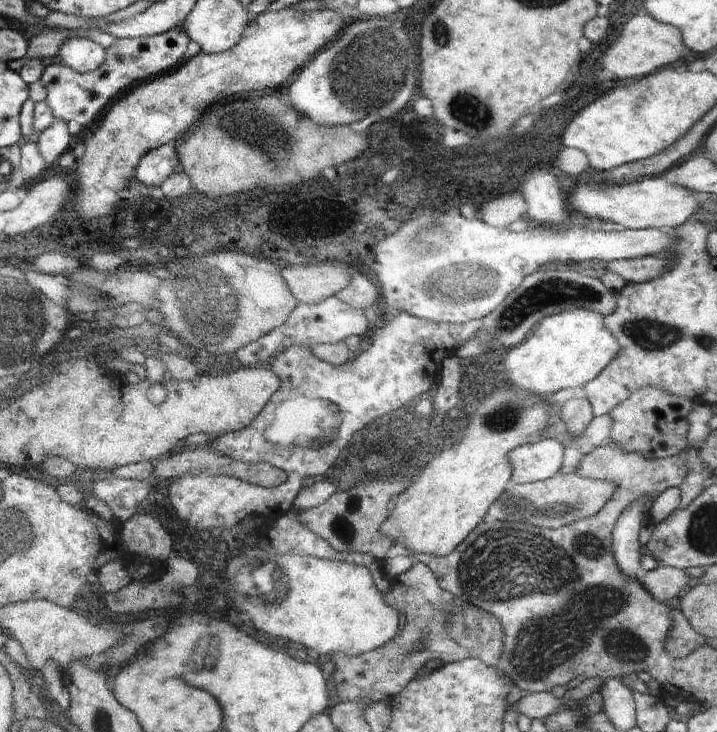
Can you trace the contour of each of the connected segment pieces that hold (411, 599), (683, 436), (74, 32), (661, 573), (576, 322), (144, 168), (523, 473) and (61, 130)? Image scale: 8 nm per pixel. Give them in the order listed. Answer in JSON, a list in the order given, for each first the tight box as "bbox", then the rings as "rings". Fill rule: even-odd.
[{"bbox":[331,561,504,701],"rings":[[[413,561],[412,567],[400,575],[390,578],[390,591],[385,596],[386,602],[393,606],[400,616],[405,616],[405,624],[401,626],[398,634],[388,643],[366,651],[364,655],[350,656],[349,654],[332,654],[334,667],[331,668],[332,683],[335,688],[337,701],[391,701],[398,696],[401,690],[419,672],[422,672],[429,660],[444,660],[453,663],[462,660],[464,656],[479,658],[484,664],[498,668],[504,654],[504,625],[501,620],[496,620],[496,634],[490,638],[488,646],[480,650],[466,650],[464,652],[452,652],[456,646],[450,638],[448,644],[444,638],[444,616],[436,618],[432,616],[432,606],[426,600],[432,600],[432,595],[437,595],[437,590],[442,587],[437,583],[436,575],[420,561]],[[432,630],[432,636],[430,636]],[[448,646],[448,652],[444,652]]]},{"bbox":[608,386,695,459],"rings":[[[655,386],[639,388],[610,412],[613,427],[608,443],[616,443],[628,452],[639,452],[653,459],[680,455],[687,446],[688,416],[695,404],[689,398],[671,395]]]},{"bbox":[8,29,92,73],"rings":[[[64,29],[63,32],[50,32],[31,38],[27,42],[27,53],[24,58],[8,60],[8,66],[16,72],[24,73],[26,63],[32,59],[41,60],[44,63],[55,61],[61,42],[68,37],[88,37],[92,29]]]},{"bbox":[638,565,690,604],"rings":[[[661,565],[654,570],[645,571],[638,579],[656,598],[656,600],[670,604],[676,603],[683,594],[684,586],[690,580],[684,569]]]},{"bbox":[504,309,621,398],"rings":[[[582,309],[571,310],[570,312],[561,312],[557,315],[545,316],[540,319],[539,324],[536,328],[531,332],[531,334],[527,337],[522,344],[519,344],[517,347],[512,347],[508,352],[506,359],[504,360],[505,366],[505,376],[506,382],[510,382],[513,385],[516,384],[518,388],[521,388],[523,391],[527,391],[528,393],[532,393],[538,395],[542,398],[548,398],[552,393],[558,392],[558,390],[562,390],[564,388],[572,388],[581,386],[584,388],[586,383],[592,382],[592,380],[596,379],[598,375],[601,374],[602,370],[620,354],[621,346],[620,342],[618,342],[617,338],[605,327],[604,317],[601,314],[595,313],[594,311],[587,311]]]},{"bbox":[133,144,179,189],"rings":[[[163,144],[147,150],[140,157],[133,176],[142,184],[159,189],[177,164],[179,160],[176,146]]]},{"bbox":[510,437,565,485],"rings":[[[538,437],[516,448],[510,483],[517,485],[543,481],[560,472],[565,448],[555,438]]]},{"bbox":[35,119,70,166],"rings":[[[58,119],[39,134],[39,138],[35,141],[46,166],[50,166],[54,160],[58,160],[66,152],[70,144],[70,135],[67,123]]]}]

